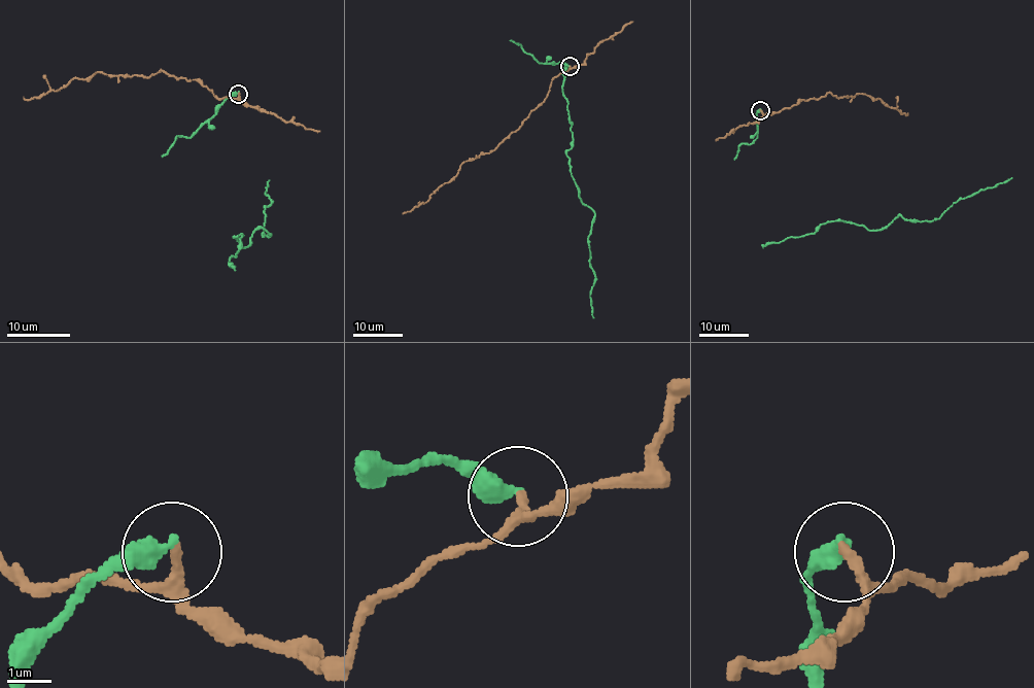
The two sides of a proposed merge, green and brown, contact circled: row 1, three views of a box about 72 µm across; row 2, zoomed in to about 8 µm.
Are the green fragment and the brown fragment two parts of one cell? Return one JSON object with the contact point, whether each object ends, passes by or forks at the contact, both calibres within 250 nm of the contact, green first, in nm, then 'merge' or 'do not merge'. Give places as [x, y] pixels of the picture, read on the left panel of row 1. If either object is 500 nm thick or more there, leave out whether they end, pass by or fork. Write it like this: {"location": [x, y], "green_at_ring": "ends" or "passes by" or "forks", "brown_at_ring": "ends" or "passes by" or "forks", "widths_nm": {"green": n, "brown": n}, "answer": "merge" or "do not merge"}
{"location": [238, 94], "green_at_ring": "ends", "brown_at_ring": "ends", "widths_nm": {"green": 460, "brown": 240}, "answer": "do not merge"}

